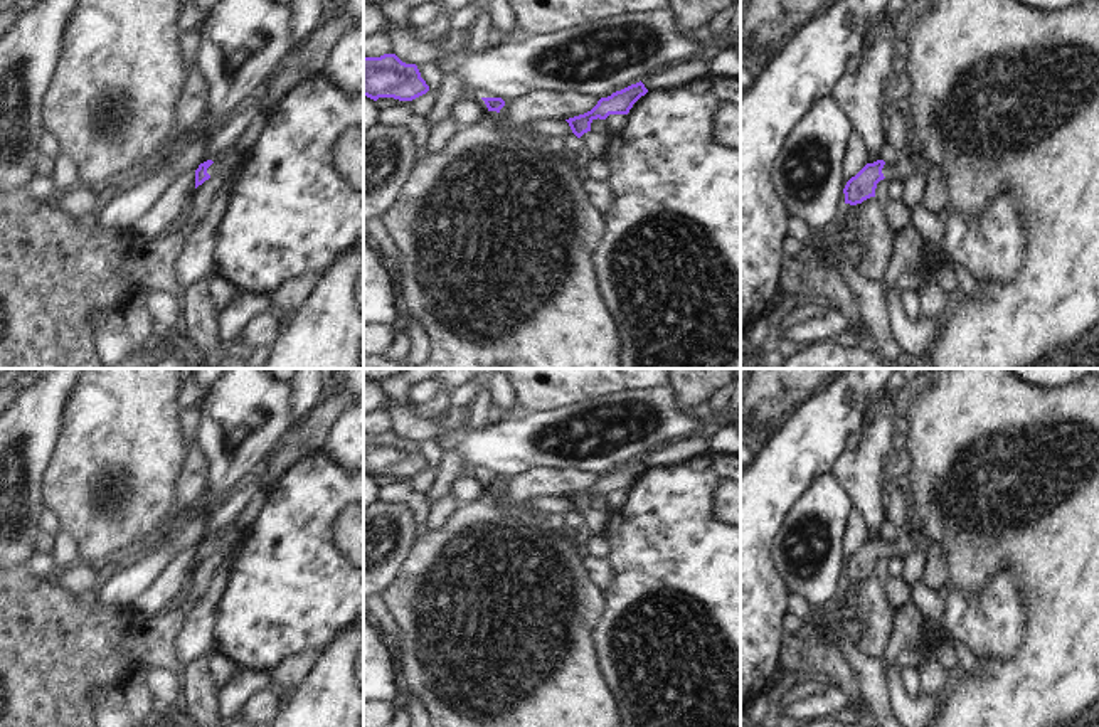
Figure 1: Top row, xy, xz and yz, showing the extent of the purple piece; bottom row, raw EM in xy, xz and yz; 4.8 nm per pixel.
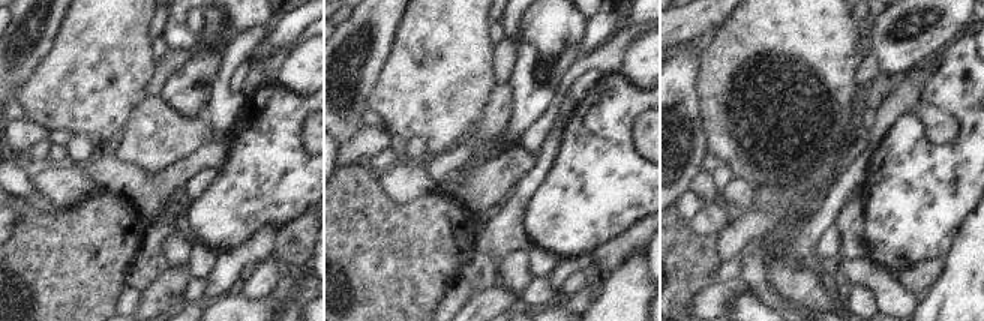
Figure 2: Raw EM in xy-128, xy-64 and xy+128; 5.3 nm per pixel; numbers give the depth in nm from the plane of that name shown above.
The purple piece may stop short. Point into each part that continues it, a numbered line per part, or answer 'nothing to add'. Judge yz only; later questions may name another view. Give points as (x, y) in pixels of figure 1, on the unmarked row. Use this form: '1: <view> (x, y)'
1: yz (899, 546)

